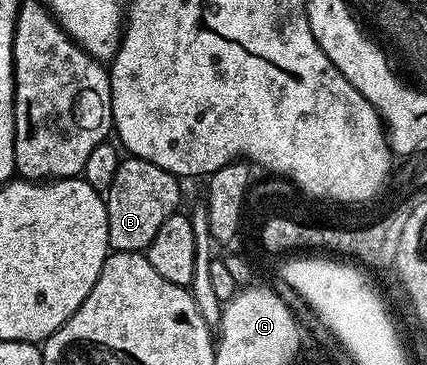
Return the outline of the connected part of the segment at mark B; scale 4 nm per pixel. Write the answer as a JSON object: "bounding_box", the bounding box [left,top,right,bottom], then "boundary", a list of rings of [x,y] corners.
{"bounding_box":[104,157,182,251],"boundary":[[[123,157],[116,168],[116,180],[112,180],[110,189],[104,194],[106,211],[108,212],[108,240],[111,251],[146,251],[148,244],[152,244],[153,238],[156,237],[160,224],[164,224],[164,220],[168,220],[168,216],[172,216],[179,209],[178,201],[182,198],[182,190],[178,185],[180,185],[179,179],[164,168],[160,168],[143,158]]]}

